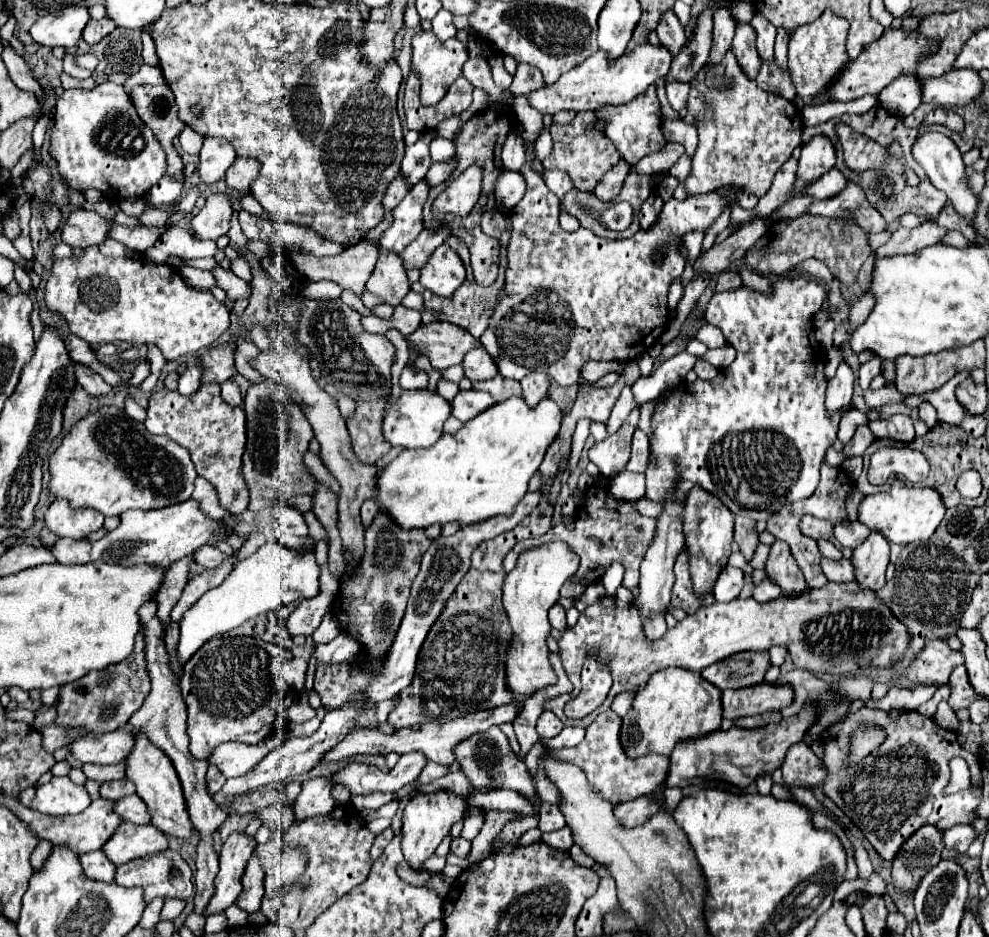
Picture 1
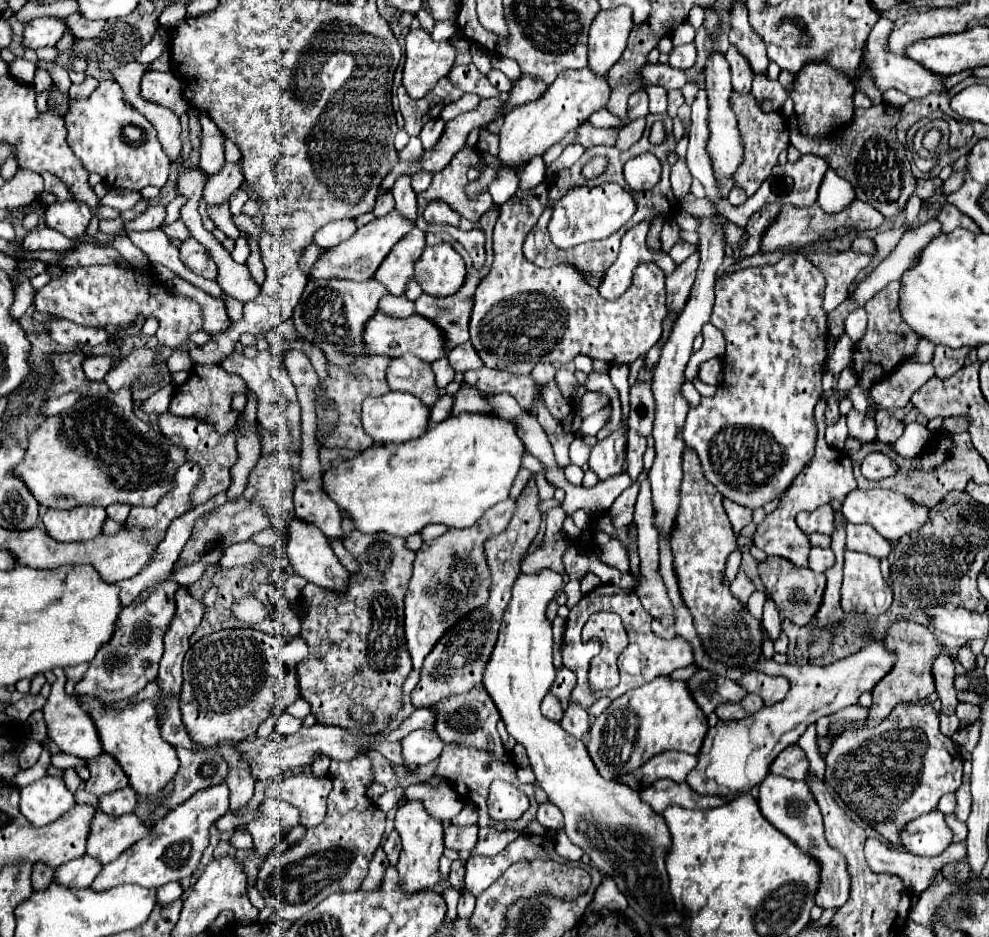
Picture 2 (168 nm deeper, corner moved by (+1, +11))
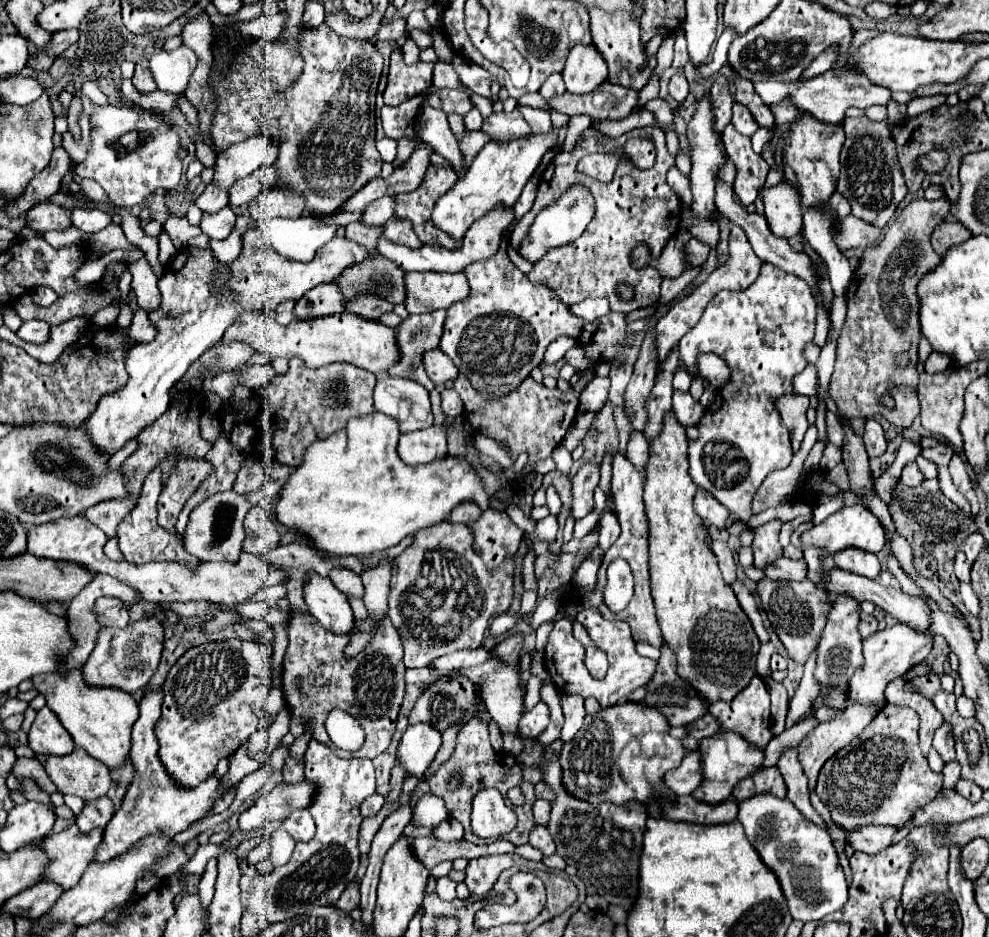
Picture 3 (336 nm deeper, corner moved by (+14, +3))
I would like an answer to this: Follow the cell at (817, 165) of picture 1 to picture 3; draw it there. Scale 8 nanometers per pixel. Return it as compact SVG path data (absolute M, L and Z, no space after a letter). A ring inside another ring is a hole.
M780 182L776 186L762 186L764 216L776 236L796 236L802 230L802 194L794 182Z

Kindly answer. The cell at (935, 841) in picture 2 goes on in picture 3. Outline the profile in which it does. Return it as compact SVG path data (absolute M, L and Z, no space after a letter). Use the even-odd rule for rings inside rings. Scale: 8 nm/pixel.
M868 824L868 826L862 826L860 830L852 830L846 842L852 844L854 850L860 850L866 854L878 854L880 850L886 850L888 846L892 846L896 832L898 832L896 826Z

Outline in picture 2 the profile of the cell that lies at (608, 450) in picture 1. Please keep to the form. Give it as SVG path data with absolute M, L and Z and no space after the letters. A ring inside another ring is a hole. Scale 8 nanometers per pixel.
M623 426L615 430L609 438L597 442L591 450L589 468L599 476L599 480L607 480L611 476L617 476L623 466L623 446L625 446L625 432Z

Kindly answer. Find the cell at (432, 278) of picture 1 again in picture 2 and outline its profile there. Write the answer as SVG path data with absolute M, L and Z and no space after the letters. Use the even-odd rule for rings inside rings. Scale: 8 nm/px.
M449 244L427 246L415 264L415 280L429 296L451 296L465 282L465 262Z

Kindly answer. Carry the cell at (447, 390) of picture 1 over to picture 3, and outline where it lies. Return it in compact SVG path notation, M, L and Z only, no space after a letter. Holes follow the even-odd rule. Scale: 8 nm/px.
M442 390L442 412L448 418L454 418L454 416L458 416L458 414L464 412L462 400L460 400L460 396L458 396L456 390Z

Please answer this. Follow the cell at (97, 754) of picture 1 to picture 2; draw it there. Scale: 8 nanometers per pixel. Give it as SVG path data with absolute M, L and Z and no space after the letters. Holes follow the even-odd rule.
M61 668L52 670L57 676L55 684L51 686L51 696L47 698L47 704L43 708L45 712L45 722L47 722L47 736L59 746L59 750L73 754L77 758L95 758L103 752L101 744L99 744L99 736L97 730L93 728L93 720L89 718L89 714L79 706L79 702L71 696L65 696L65 672Z

